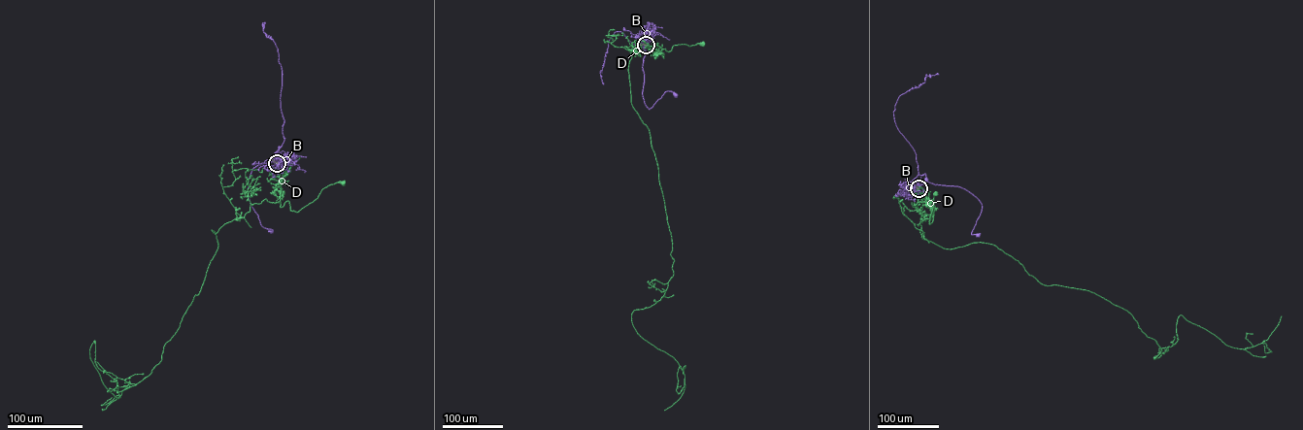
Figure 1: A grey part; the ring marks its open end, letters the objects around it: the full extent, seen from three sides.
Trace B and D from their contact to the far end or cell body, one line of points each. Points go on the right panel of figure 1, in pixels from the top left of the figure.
B: (918, 188), (914, 183), (928, 181), (957, 186), (974, 195), (982, 205), (971, 233), (978, 235)
D: (918, 188), (925, 190), (929, 201), (929, 222), (933, 215), (929, 224), (935, 193)

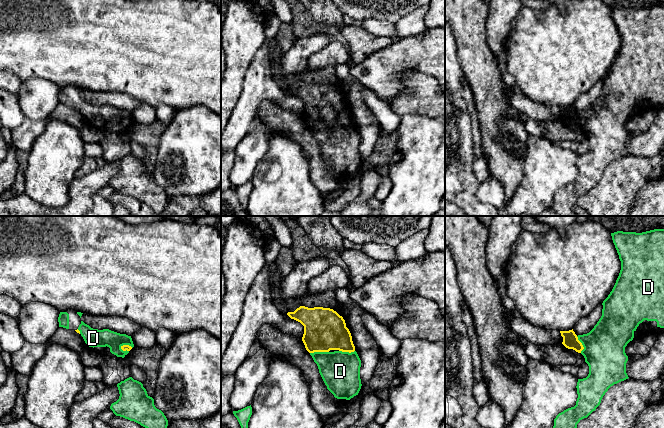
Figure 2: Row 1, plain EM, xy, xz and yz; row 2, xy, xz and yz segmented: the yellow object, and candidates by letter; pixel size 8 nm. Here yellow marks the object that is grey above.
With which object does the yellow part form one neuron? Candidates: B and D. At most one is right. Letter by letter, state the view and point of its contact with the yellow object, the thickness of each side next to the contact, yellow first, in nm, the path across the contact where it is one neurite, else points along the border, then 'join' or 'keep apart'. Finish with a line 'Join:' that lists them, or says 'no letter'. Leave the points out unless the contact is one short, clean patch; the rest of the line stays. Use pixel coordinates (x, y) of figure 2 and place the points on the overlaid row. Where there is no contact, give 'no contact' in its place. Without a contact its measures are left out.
B: no contact; keep apart
D: contact xz (319, 351); calibres 340 and 320 nm; way xz (324, 329), (319, 337), (319, 351), (340, 371); join
Join: D

